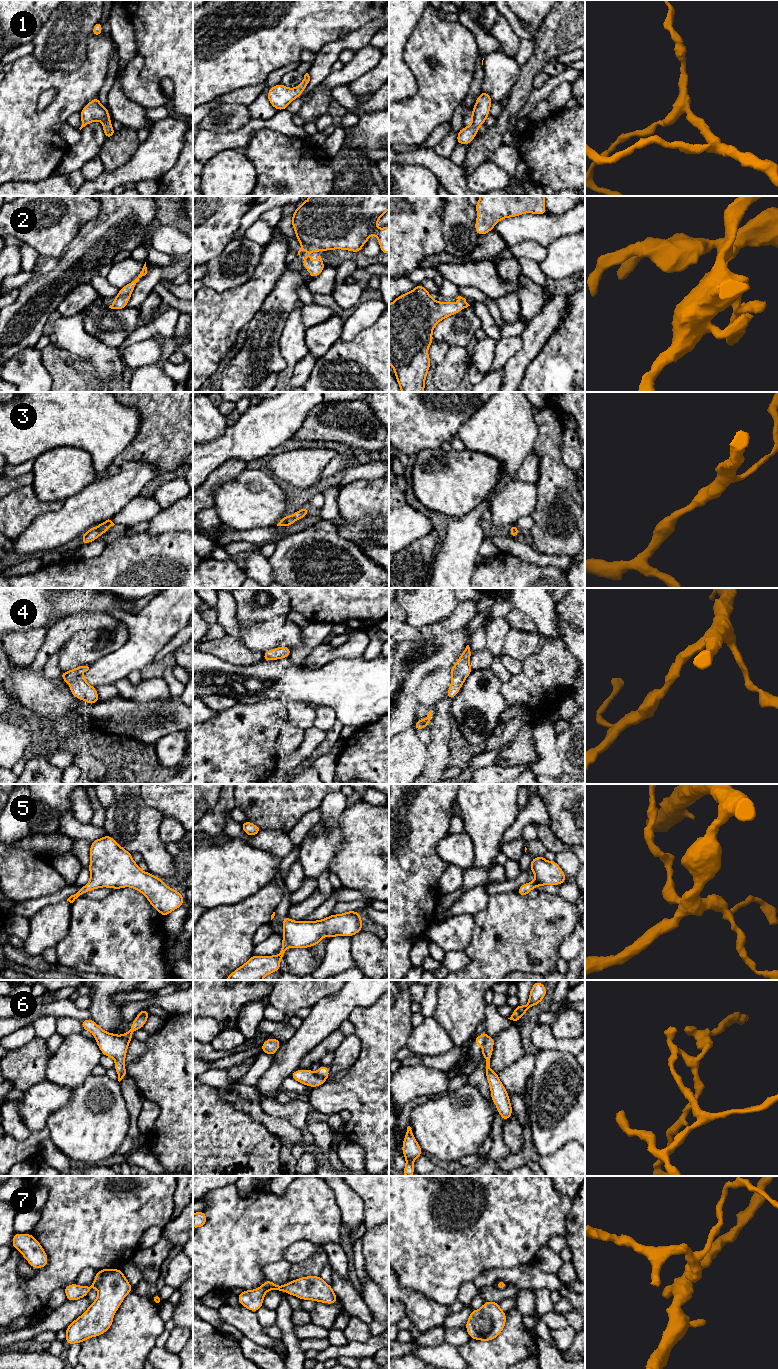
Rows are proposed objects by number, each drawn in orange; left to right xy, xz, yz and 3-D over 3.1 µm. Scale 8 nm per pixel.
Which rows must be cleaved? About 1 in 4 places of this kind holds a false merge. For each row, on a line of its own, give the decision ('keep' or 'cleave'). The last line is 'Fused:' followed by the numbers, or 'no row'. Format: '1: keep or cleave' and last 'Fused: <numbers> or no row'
1: keep
2: keep
3: keep
4: keep
5: keep
6: cleave
7: keep
Fused: 6

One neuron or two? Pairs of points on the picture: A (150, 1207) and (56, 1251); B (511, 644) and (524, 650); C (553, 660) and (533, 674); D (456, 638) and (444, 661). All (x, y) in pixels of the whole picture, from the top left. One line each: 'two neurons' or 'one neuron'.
A: one neuron
B: one neuron
C: one neuron
D: one neuron

